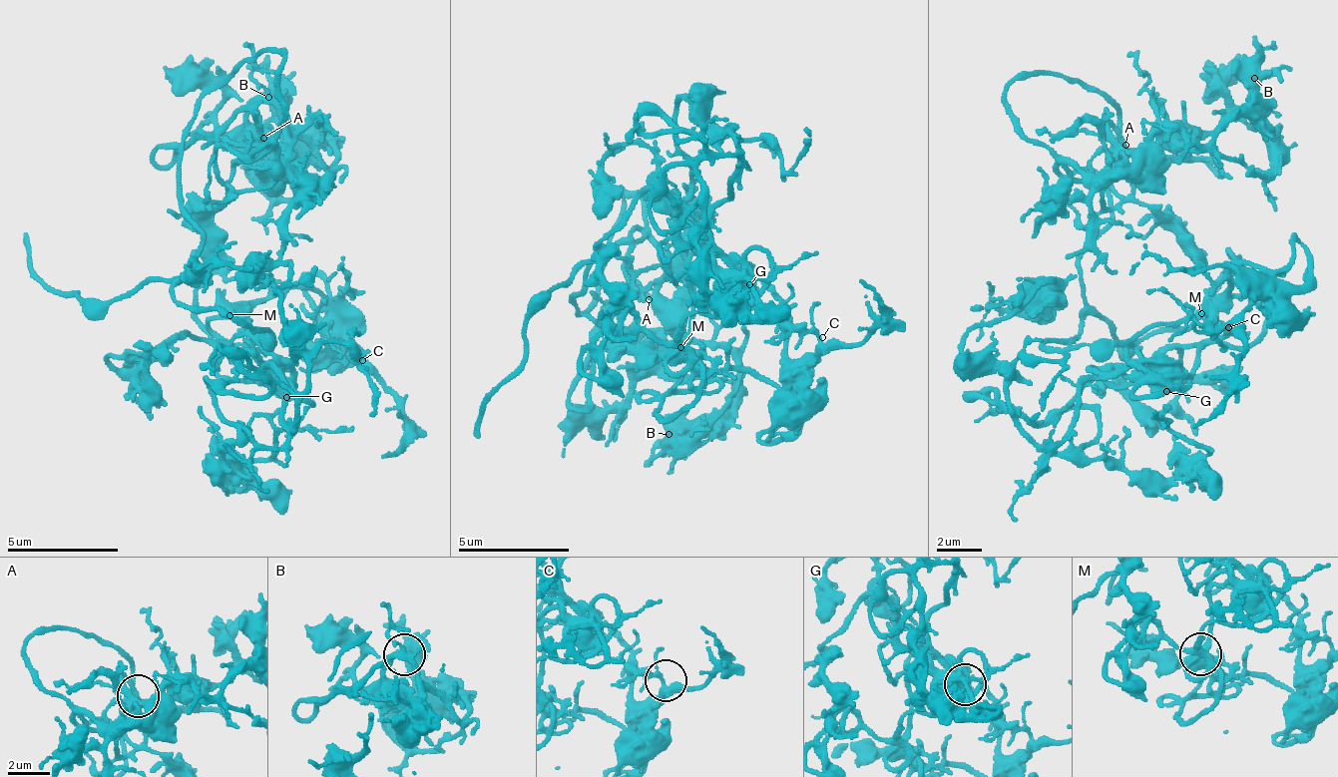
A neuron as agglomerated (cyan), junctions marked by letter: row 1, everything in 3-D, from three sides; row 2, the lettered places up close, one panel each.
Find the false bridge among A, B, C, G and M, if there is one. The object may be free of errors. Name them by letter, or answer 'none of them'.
none of them

